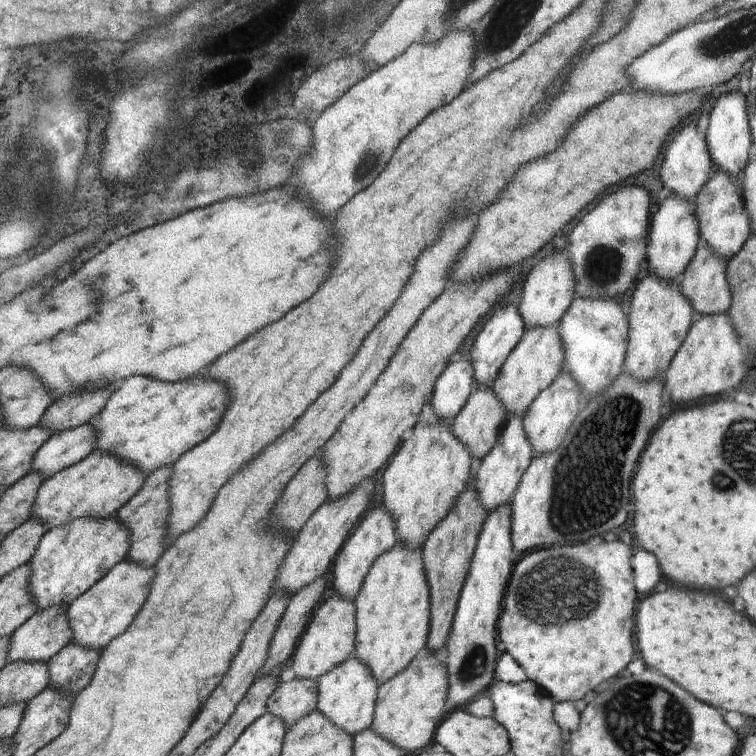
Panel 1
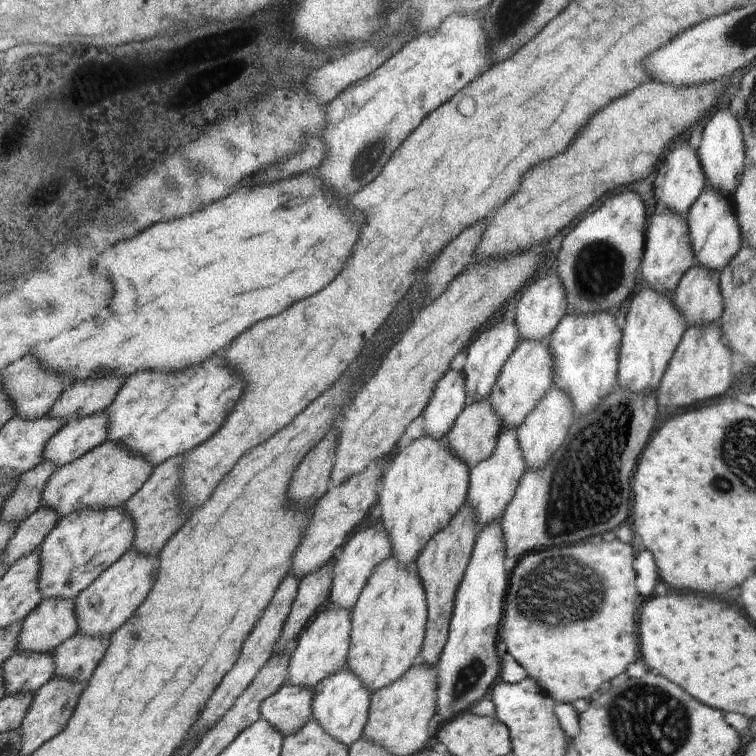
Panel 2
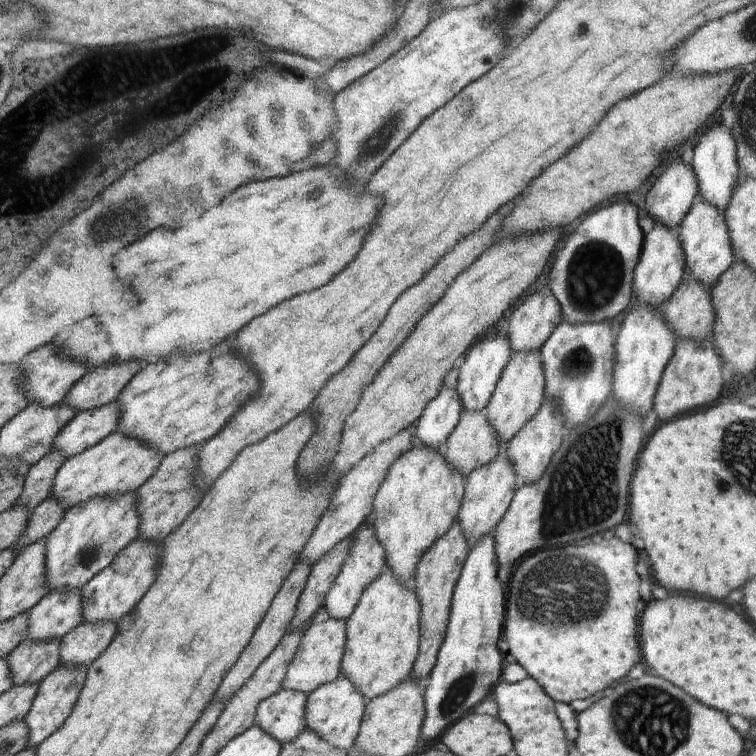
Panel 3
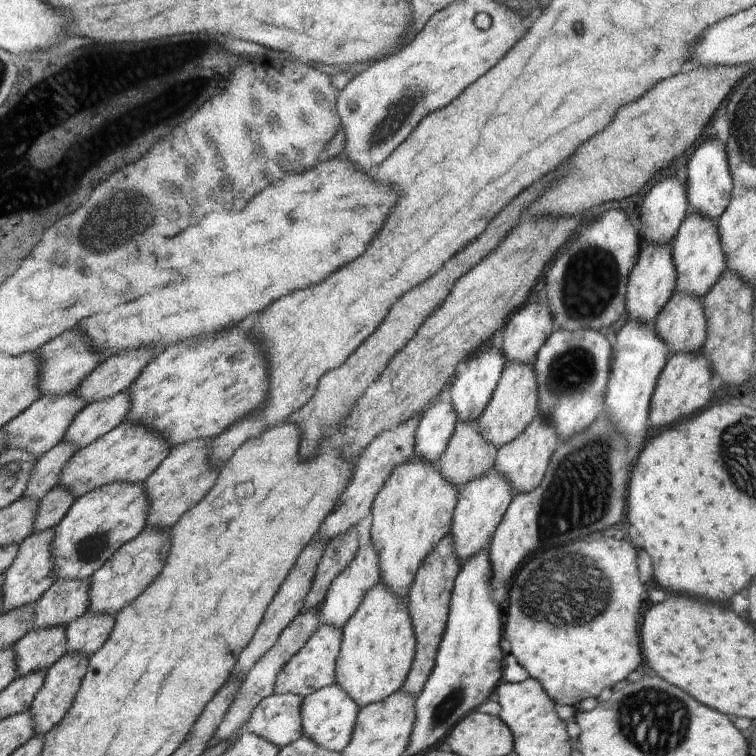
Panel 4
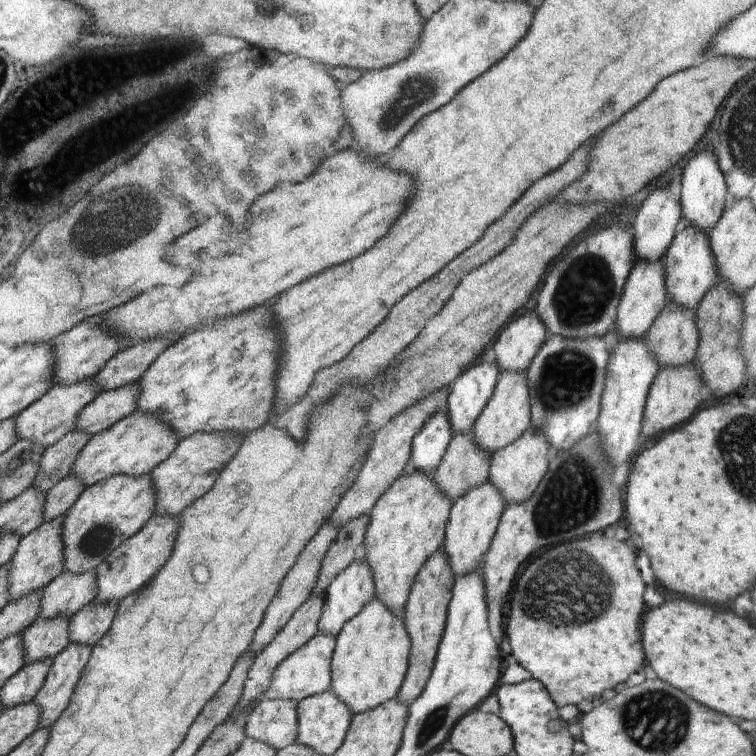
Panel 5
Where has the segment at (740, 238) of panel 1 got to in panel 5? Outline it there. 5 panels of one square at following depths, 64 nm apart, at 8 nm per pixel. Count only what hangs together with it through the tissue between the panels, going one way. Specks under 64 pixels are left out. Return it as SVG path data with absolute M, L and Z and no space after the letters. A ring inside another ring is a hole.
M680 221L675 228L675 235L672 244L668 247L666 254L662 258L665 287L667 288L668 302L672 302L676 307L684 309L695 309L704 298L706 291L718 282L715 260L709 247L708 233L698 231L687 222Z

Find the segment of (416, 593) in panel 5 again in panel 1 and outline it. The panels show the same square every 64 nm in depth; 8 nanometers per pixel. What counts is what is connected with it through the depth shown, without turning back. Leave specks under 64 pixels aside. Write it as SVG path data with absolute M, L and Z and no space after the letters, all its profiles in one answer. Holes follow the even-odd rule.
M480 459L472 460L469 487L459 496L451 511L431 530L421 548L431 604L431 625L427 640L427 647L431 653L442 654L444 651L452 628L459 594L469 573L478 535L488 514L478 500L473 479L473 474L477 471L480 463Z

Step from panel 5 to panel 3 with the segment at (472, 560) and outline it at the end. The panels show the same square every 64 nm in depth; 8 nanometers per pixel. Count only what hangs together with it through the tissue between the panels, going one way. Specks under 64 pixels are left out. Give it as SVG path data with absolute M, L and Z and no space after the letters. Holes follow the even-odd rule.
M507 443L499 444L496 460L490 464L475 468L464 478L464 494L457 514L460 530L467 542L467 550L471 551L485 536L494 536L504 513L508 510L513 494L518 487L518 477L512 470L508 457L505 455Z

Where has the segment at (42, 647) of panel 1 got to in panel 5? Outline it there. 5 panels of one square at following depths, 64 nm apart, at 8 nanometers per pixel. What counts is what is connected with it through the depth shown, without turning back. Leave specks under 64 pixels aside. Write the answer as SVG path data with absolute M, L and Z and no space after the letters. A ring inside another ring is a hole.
M90 569L78 574L64 571L43 588L39 617L51 619L67 614L68 618L97 598L97 574Z

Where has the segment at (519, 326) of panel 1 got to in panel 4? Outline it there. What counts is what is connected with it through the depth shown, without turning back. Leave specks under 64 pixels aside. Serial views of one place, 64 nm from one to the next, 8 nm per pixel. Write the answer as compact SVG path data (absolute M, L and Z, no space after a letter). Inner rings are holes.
M482 347L474 356L470 356L464 363L464 368L457 371L455 379L451 384L451 405L456 411L458 421L471 423L478 420L484 412L486 405L492 398L492 393L498 384L502 371L504 370L505 358L499 351L494 352L493 348Z

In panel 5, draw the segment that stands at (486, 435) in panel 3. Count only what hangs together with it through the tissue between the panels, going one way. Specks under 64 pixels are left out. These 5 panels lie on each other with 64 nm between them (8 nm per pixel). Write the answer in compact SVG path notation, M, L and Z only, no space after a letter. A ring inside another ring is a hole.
M457 431L453 432L447 451L444 453L438 468L432 472L431 479L436 481L436 486L442 495L454 502L464 496L473 488L482 486L488 480L489 468L491 465L491 454L476 446L471 432L464 436Z

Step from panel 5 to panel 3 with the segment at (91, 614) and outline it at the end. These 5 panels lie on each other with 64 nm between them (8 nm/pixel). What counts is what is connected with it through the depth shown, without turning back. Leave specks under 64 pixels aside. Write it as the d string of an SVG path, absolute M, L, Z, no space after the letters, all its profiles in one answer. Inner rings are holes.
M83 620L61 638L60 665L84 665L88 670L89 664L94 662L101 652L104 652L104 649L112 642L115 634L116 624L112 621L102 621L100 624L94 624L92 621Z

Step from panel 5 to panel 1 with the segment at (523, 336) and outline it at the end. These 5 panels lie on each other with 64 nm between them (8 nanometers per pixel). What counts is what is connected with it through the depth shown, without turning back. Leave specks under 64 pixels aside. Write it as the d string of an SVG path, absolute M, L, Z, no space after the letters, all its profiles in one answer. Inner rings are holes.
M562 252L562 254L556 254L554 258L544 258L525 276L524 292L517 309L526 328L550 328L558 325L572 304L575 297L575 282L569 262L567 252Z

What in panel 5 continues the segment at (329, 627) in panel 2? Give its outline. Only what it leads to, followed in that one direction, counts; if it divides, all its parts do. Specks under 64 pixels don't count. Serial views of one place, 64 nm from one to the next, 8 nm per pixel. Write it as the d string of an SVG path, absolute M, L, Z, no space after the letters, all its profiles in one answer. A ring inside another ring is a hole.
M316 633L302 648L297 648L272 671L268 688L263 692L266 699L292 699L299 701L331 688L331 662L336 637Z

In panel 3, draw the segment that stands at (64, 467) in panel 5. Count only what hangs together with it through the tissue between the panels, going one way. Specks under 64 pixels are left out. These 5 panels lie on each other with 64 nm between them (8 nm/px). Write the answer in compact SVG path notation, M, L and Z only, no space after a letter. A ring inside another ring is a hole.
M58 449L50 451L35 462L26 473L23 491L16 506L26 507L30 512L53 492L55 474L67 458Z

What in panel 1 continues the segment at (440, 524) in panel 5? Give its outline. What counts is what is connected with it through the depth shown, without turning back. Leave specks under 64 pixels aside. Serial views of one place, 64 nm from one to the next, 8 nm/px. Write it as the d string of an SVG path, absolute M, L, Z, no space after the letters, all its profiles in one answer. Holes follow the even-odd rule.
M439 419L431 426L416 424L410 432L403 433L401 440L402 446L382 476L382 486L378 490L379 502L393 518L398 542L415 551L422 548L431 530L451 511L459 496L469 487L472 458L466 447L452 434L450 423Z

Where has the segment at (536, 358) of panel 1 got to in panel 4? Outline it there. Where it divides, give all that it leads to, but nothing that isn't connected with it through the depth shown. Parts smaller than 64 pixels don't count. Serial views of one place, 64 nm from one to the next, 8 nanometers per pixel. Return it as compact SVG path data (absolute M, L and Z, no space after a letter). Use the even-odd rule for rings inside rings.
M507 364L492 393L490 402L488 402L484 412L477 420L479 433L484 437L486 442L492 443L492 446L499 448L512 442L517 436L520 436L520 433L524 432L528 424L533 422L538 412L539 404L532 364Z

